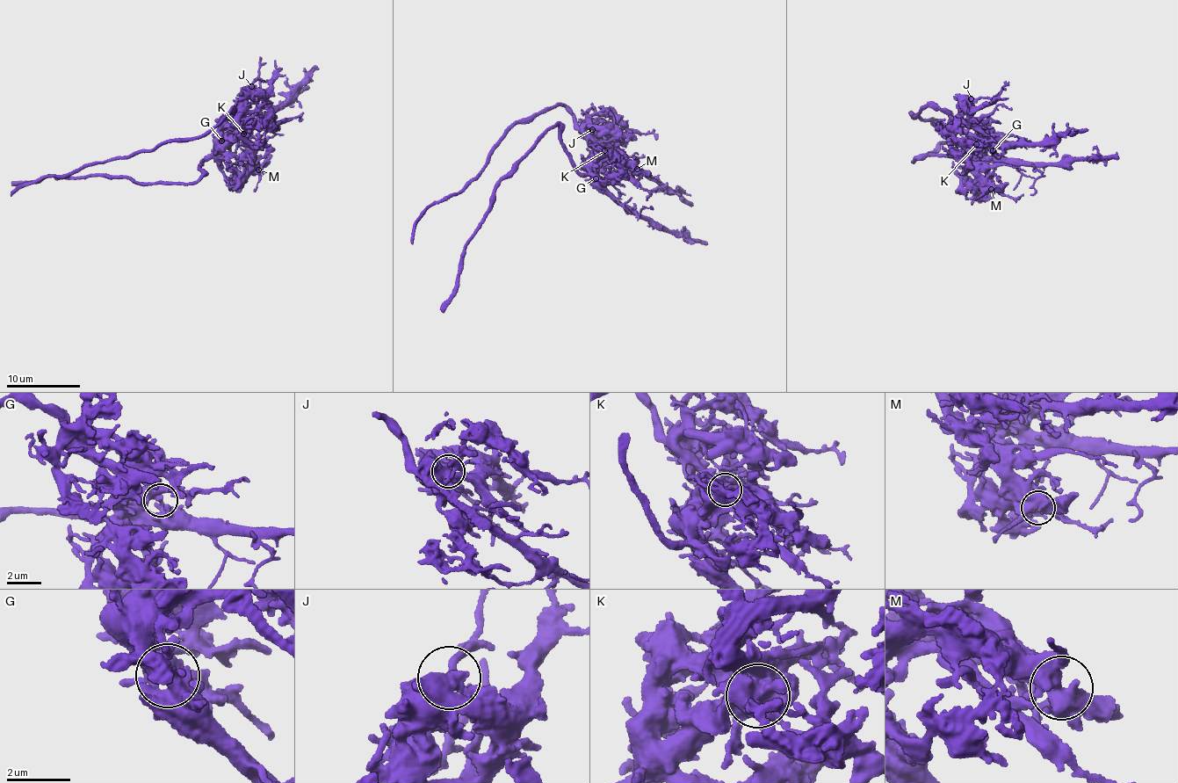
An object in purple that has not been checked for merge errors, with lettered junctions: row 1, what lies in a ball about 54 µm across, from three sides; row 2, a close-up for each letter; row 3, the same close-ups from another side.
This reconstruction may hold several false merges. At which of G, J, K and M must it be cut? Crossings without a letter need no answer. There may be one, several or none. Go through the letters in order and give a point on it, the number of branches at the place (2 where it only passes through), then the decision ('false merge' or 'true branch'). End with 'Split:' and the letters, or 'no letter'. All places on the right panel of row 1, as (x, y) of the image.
G: at (993, 150); 3 branches meet; true branch
J: at (971, 98); 3 branches meet; true branch
K: at (976, 144); 6 branches meet; false merge
M: at (991, 189); 4 branches meet; true branch
Split: K

